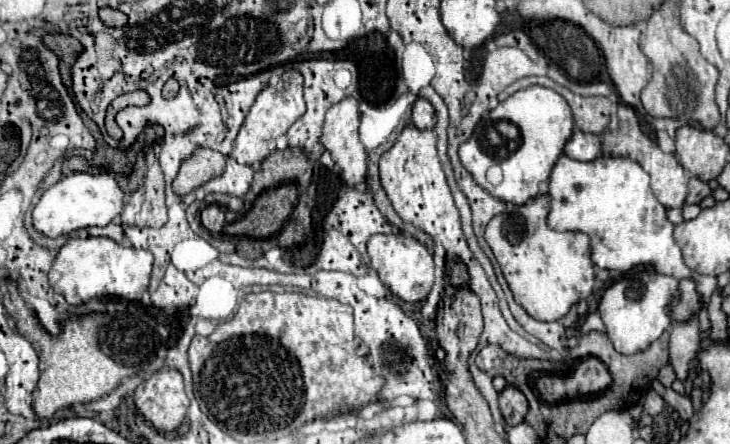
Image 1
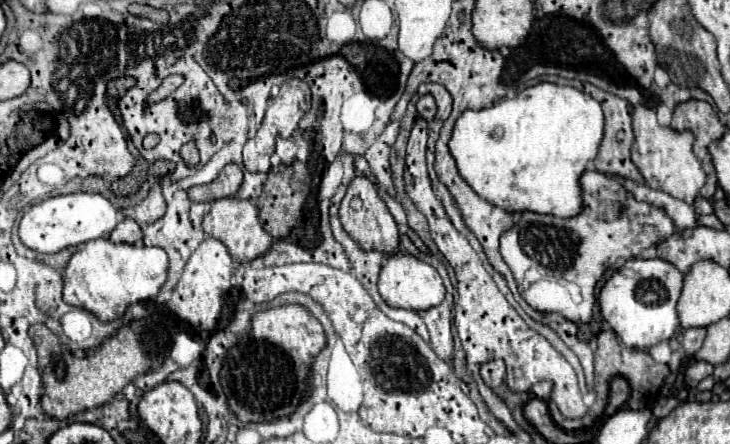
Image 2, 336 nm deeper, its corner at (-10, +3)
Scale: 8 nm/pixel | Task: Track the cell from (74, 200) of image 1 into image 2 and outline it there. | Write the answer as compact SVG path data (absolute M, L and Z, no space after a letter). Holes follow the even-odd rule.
M77 192L47 198L43 202L33 204L19 222L19 238L27 248L35 252L55 254L63 248L77 246L93 238L109 238L115 226L117 226L117 210L103 194Z

